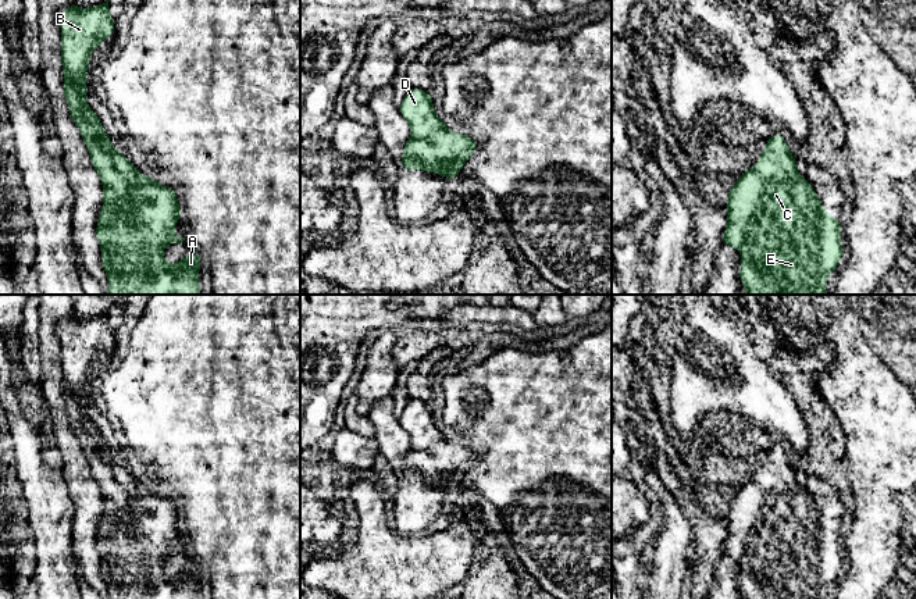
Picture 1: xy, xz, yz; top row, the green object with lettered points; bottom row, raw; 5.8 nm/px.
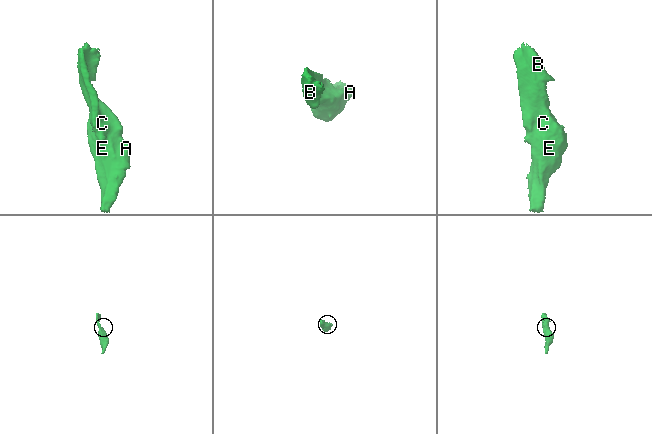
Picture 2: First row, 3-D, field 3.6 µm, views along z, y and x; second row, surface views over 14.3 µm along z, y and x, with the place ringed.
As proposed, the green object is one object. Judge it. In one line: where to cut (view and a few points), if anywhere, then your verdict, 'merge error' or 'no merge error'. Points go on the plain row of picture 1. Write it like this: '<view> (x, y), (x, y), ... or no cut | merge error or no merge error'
xy (99, 437), (99, 456), (128, 495), (128, 503), (123, 509) | merge error

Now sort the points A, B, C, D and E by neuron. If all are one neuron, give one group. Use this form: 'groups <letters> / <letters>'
groups A B C E / D

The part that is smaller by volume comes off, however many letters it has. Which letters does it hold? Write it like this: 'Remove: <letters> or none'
Remove: D

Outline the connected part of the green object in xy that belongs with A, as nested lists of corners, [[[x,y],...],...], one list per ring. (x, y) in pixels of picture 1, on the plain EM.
[[[103,436],[96,441],[96,446],[114,478],[129,495],[129,504],[124,509],[117,509],[107,499],[103,502],[103,521],[99,525],[96,548],[101,559],[100,573],[107,584],[108,599],[200,599],[199,580],[203,570],[199,564],[193,561],[177,575],[168,575],[163,567],[164,556],[185,552],[171,543],[181,530],[177,503],[139,485],[133,474],[113,459]]]

